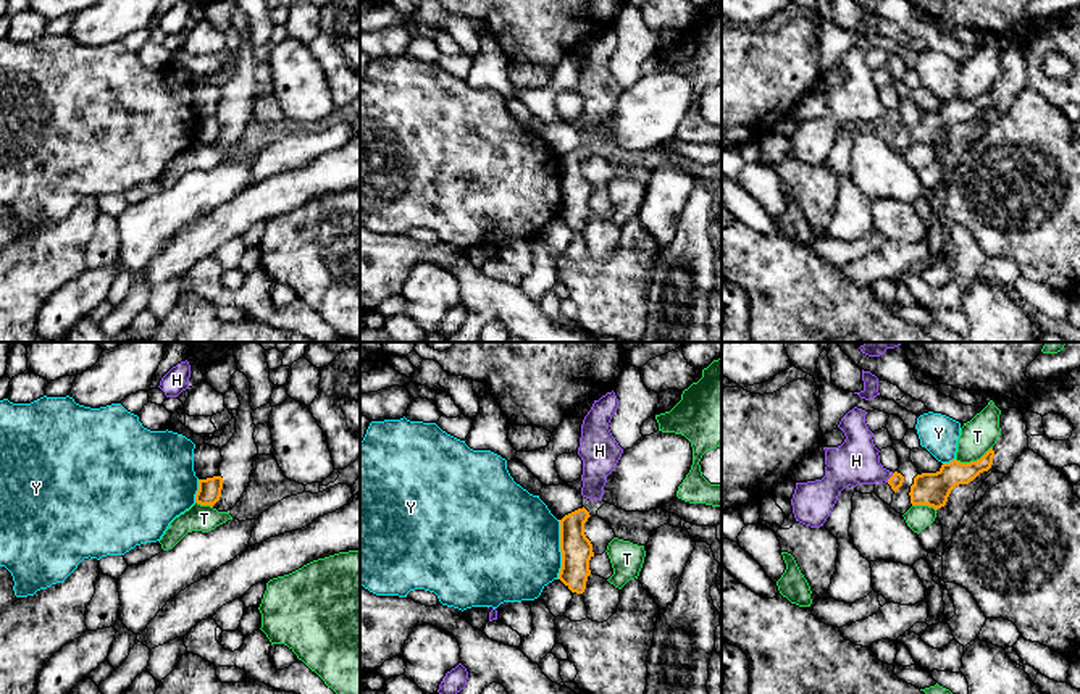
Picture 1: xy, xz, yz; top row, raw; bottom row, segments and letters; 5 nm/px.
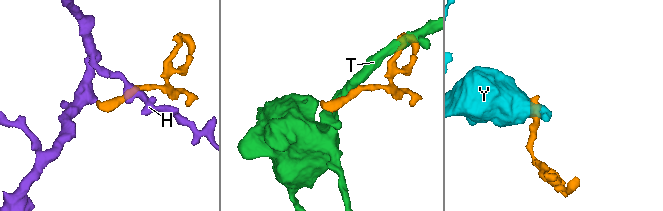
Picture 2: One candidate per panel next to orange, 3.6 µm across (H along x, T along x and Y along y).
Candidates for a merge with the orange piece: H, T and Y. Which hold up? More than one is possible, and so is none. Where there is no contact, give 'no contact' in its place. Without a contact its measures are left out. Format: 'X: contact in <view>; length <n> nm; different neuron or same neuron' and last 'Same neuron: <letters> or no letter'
H: contact in yz; length 60 nm; same neuron
T: contact in yz; length 200 nm; different neuron
Y: contact in xz; length 300 nm; different neuron
Same neuron: H

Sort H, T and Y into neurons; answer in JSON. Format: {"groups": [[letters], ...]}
{"groups": [["H"], ["T"], ["Y"]]}

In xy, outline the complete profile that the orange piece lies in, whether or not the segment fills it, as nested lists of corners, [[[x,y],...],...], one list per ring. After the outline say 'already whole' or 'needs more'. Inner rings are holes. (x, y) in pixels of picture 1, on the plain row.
[[[221,115],[199,118],[199,129],[195,132],[195,140],[200,144],[213,145],[221,136],[221,128],[223,128]]]; already whole

